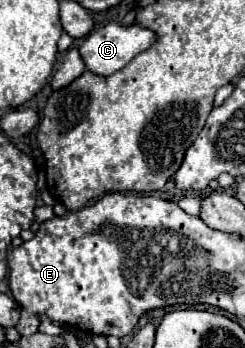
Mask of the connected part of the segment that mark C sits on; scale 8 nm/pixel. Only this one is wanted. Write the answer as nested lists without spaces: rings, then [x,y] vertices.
[[[110,22],[104,28],[92,32],[90,36],[86,36],[82,40],[82,44],[78,46],[78,50],[80,50],[80,58],[84,60],[84,66],[86,66],[88,72],[94,72],[96,76],[110,76],[110,74],[118,72],[120,68],[124,68],[136,54],[150,48],[150,44],[154,40],[156,40],[156,34],[146,30],[146,28],[120,26],[116,22]]]

